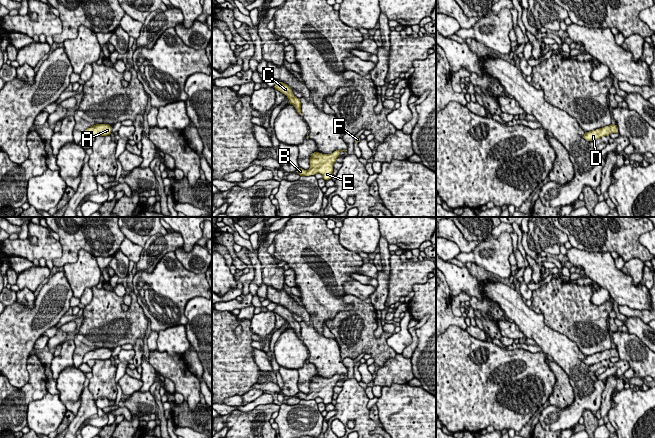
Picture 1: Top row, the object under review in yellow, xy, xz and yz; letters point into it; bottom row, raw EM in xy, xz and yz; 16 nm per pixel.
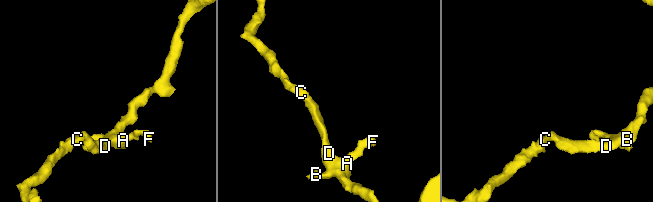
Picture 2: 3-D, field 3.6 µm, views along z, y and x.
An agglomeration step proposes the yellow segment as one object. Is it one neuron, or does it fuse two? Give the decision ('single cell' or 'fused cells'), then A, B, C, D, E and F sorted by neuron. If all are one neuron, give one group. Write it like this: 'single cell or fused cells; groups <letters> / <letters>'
fused cells; groups A B E F / C D

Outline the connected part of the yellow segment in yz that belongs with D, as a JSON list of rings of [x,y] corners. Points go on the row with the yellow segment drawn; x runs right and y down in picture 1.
[[[599,128],[593,131],[586,132],[582,137],[590,142],[599,139],[603,136],[606,136],[606,132],[604,132],[602,128]]]

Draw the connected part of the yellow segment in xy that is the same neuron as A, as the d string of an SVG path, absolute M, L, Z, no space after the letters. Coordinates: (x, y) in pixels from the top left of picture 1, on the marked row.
M96 124L89 128L89 131L92 131L95 136L107 136L112 132L112 127L109 124Z

